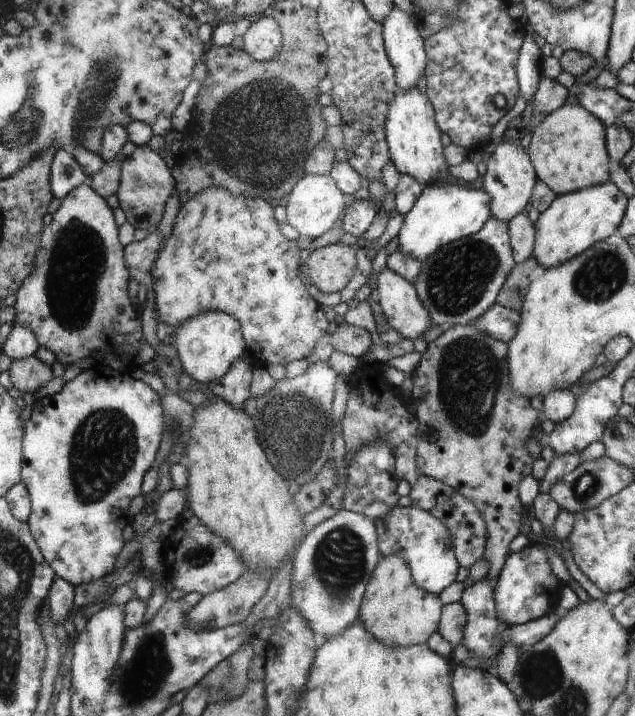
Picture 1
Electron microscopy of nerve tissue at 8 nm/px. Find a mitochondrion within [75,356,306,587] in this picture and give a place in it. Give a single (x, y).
(197, 556)

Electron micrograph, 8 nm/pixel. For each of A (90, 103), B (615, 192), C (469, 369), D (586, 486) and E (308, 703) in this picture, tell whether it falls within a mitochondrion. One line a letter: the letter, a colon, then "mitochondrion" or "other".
A: mitochondrion
B: other
C: mitochondrion
D: mitochondrion
E: other

